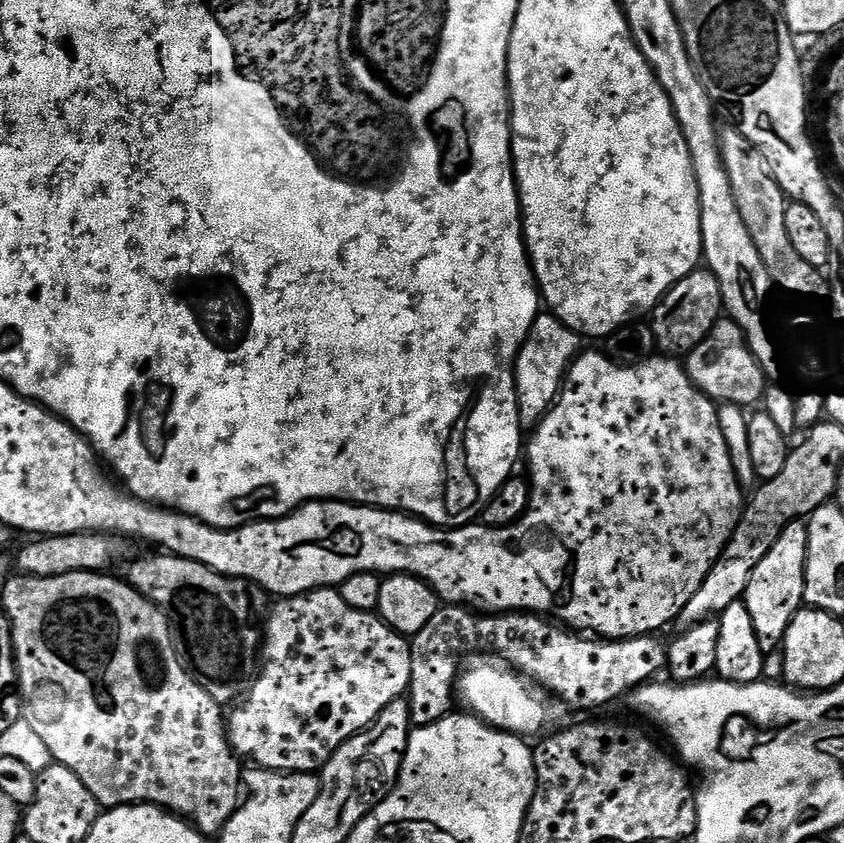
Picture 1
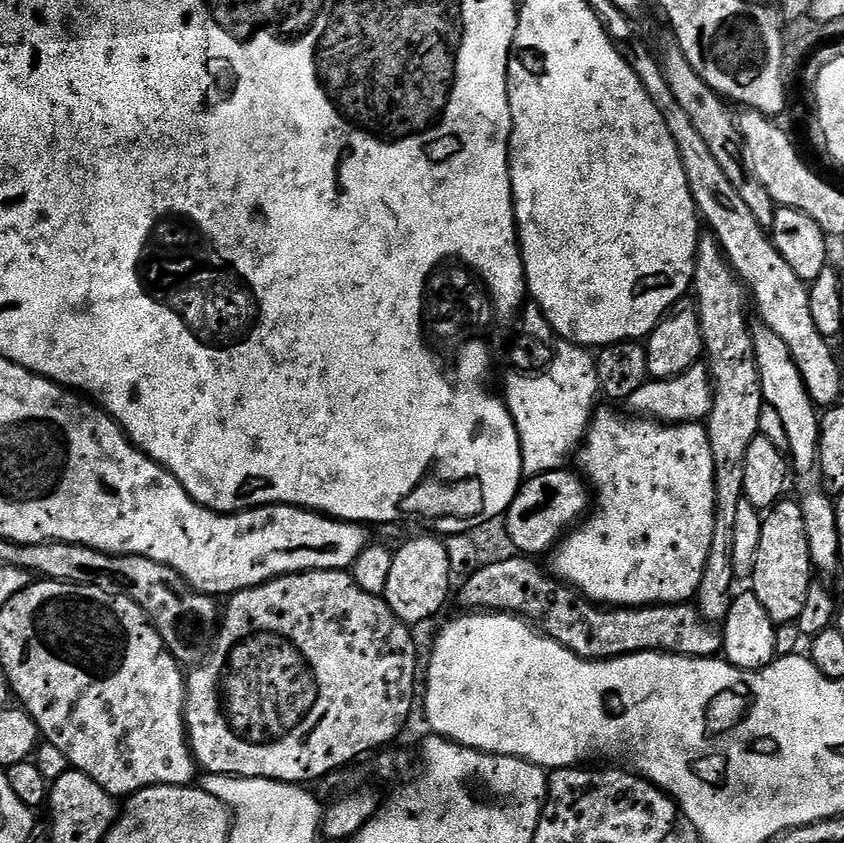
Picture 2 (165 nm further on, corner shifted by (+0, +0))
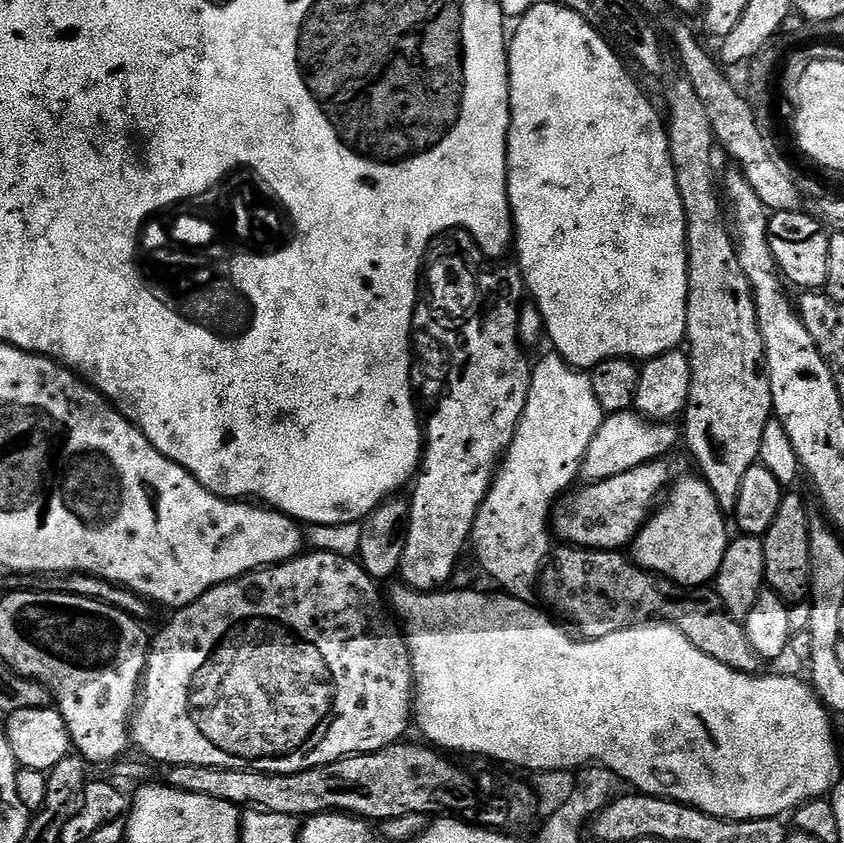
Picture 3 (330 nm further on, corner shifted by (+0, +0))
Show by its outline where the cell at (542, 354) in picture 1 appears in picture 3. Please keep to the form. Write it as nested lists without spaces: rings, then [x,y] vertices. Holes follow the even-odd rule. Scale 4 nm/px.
[[[555,354],[535,361],[526,406],[518,422],[516,436],[512,439],[508,451],[504,453],[504,459],[492,481],[492,488],[474,518],[470,537],[470,548],[476,551],[477,562],[484,567],[485,574],[494,583],[504,587],[501,589],[507,595],[528,598],[535,588],[537,591],[538,581],[550,559],[548,536],[550,540],[550,517],[554,508],[548,504],[555,505],[569,491],[567,488],[578,480],[586,450],[594,439],[594,434],[598,434],[598,426],[605,415],[598,406],[598,398],[594,398],[591,375],[573,368]]]

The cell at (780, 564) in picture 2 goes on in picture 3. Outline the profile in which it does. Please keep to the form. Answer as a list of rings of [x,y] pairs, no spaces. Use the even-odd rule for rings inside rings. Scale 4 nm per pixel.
[[[789,491],[778,506],[778,514],[774,514],[774,522],[770,530],[763,536],[764,541],[764,578],[767,587],[777,592],[785,604],[797,605],[809,599],[812,587],[812,571],[810,570],[810,511],[808,504],[796,493]]]

